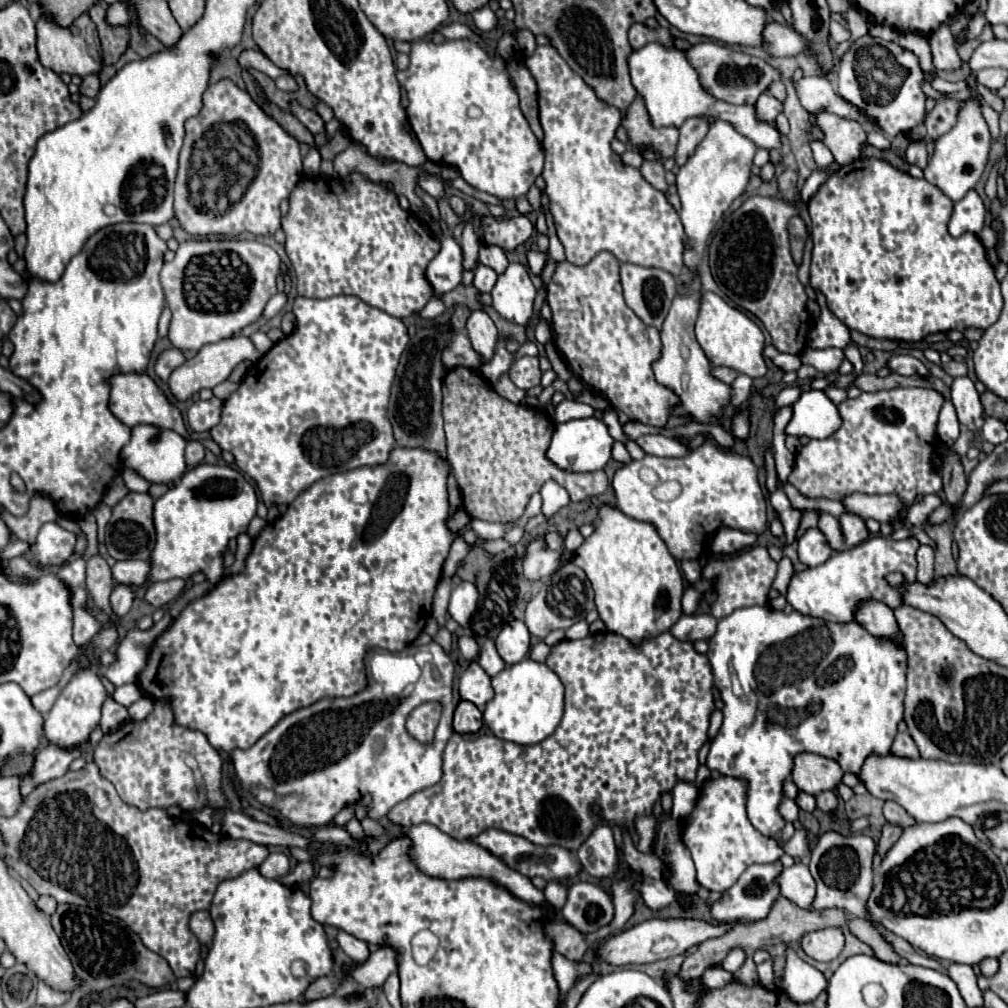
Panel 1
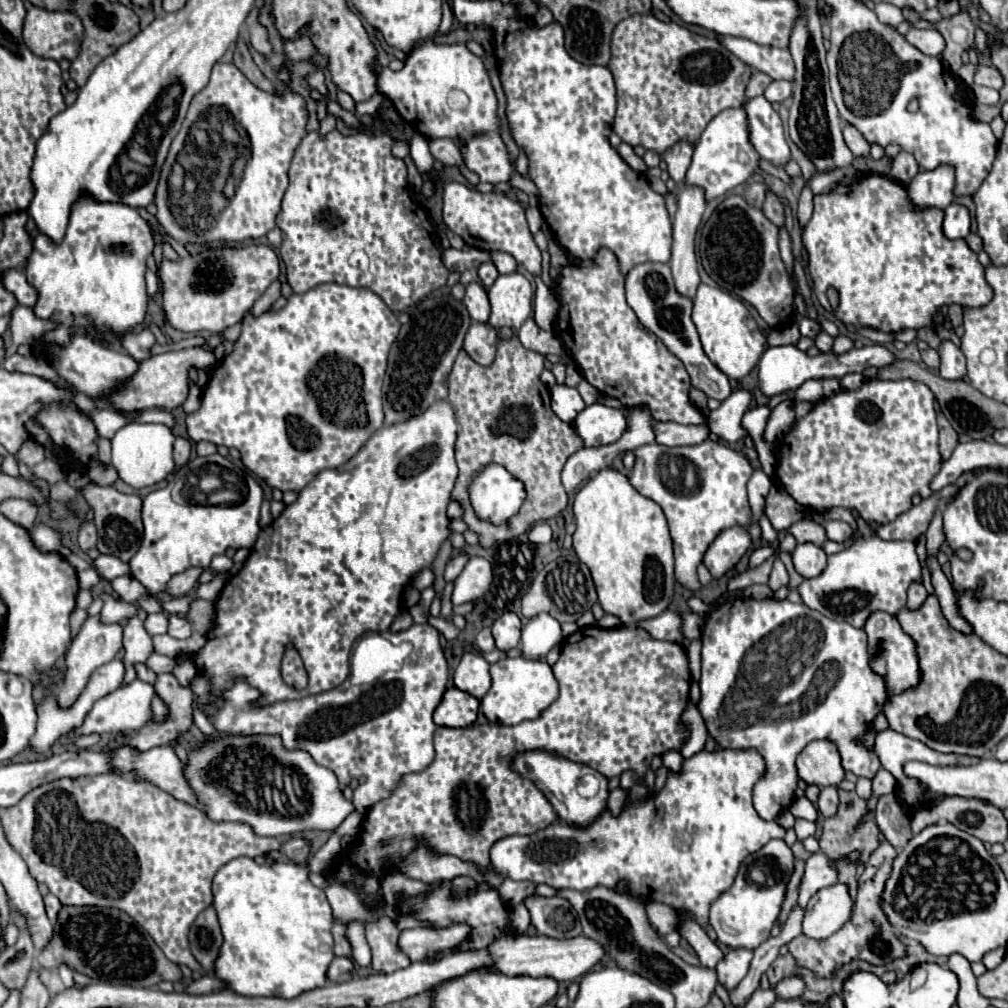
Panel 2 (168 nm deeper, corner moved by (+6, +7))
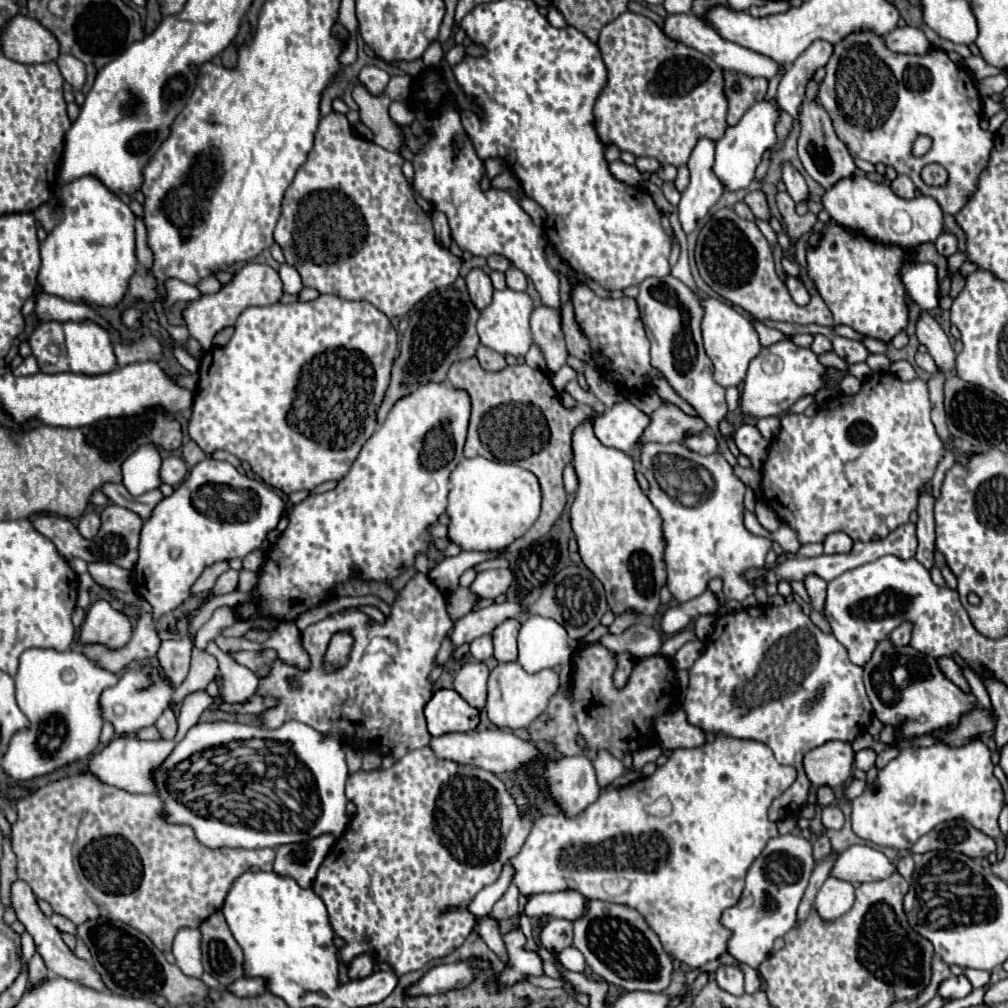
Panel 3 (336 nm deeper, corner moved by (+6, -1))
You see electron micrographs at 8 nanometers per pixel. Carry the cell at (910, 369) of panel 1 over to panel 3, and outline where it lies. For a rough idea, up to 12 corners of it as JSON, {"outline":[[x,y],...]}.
{"outline":[[787,338],[751,360],[741,408],[781,416],[827,382]]}

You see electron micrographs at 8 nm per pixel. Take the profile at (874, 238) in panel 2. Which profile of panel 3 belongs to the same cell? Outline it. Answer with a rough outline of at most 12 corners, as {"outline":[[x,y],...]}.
{"outline":[[825,222],[807,274],[835,322],[883,342],[909,324],[907,262],[931,262],[951,298],[961,272]]}

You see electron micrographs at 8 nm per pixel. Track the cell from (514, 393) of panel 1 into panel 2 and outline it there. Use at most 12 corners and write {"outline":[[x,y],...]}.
{"outline":[[473,322],[463,348],[489,366],[497,352],[497,330]]}

